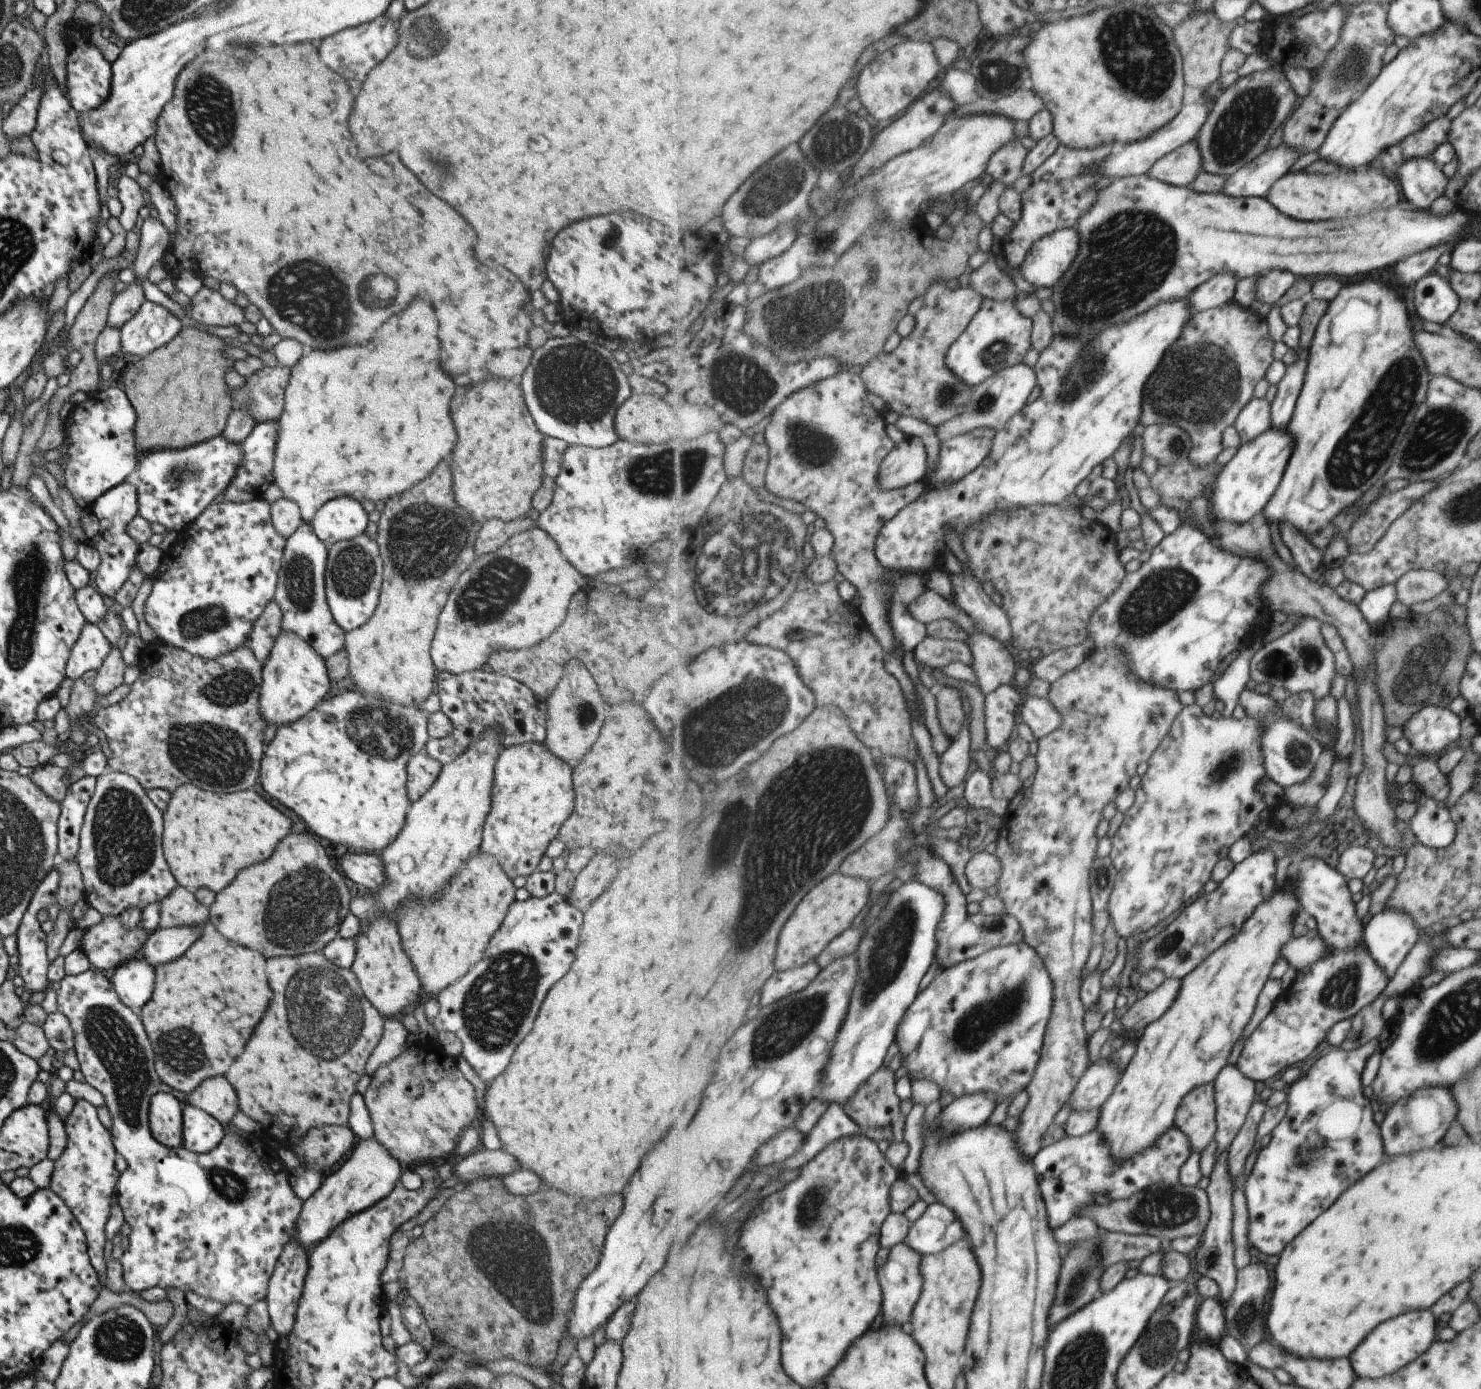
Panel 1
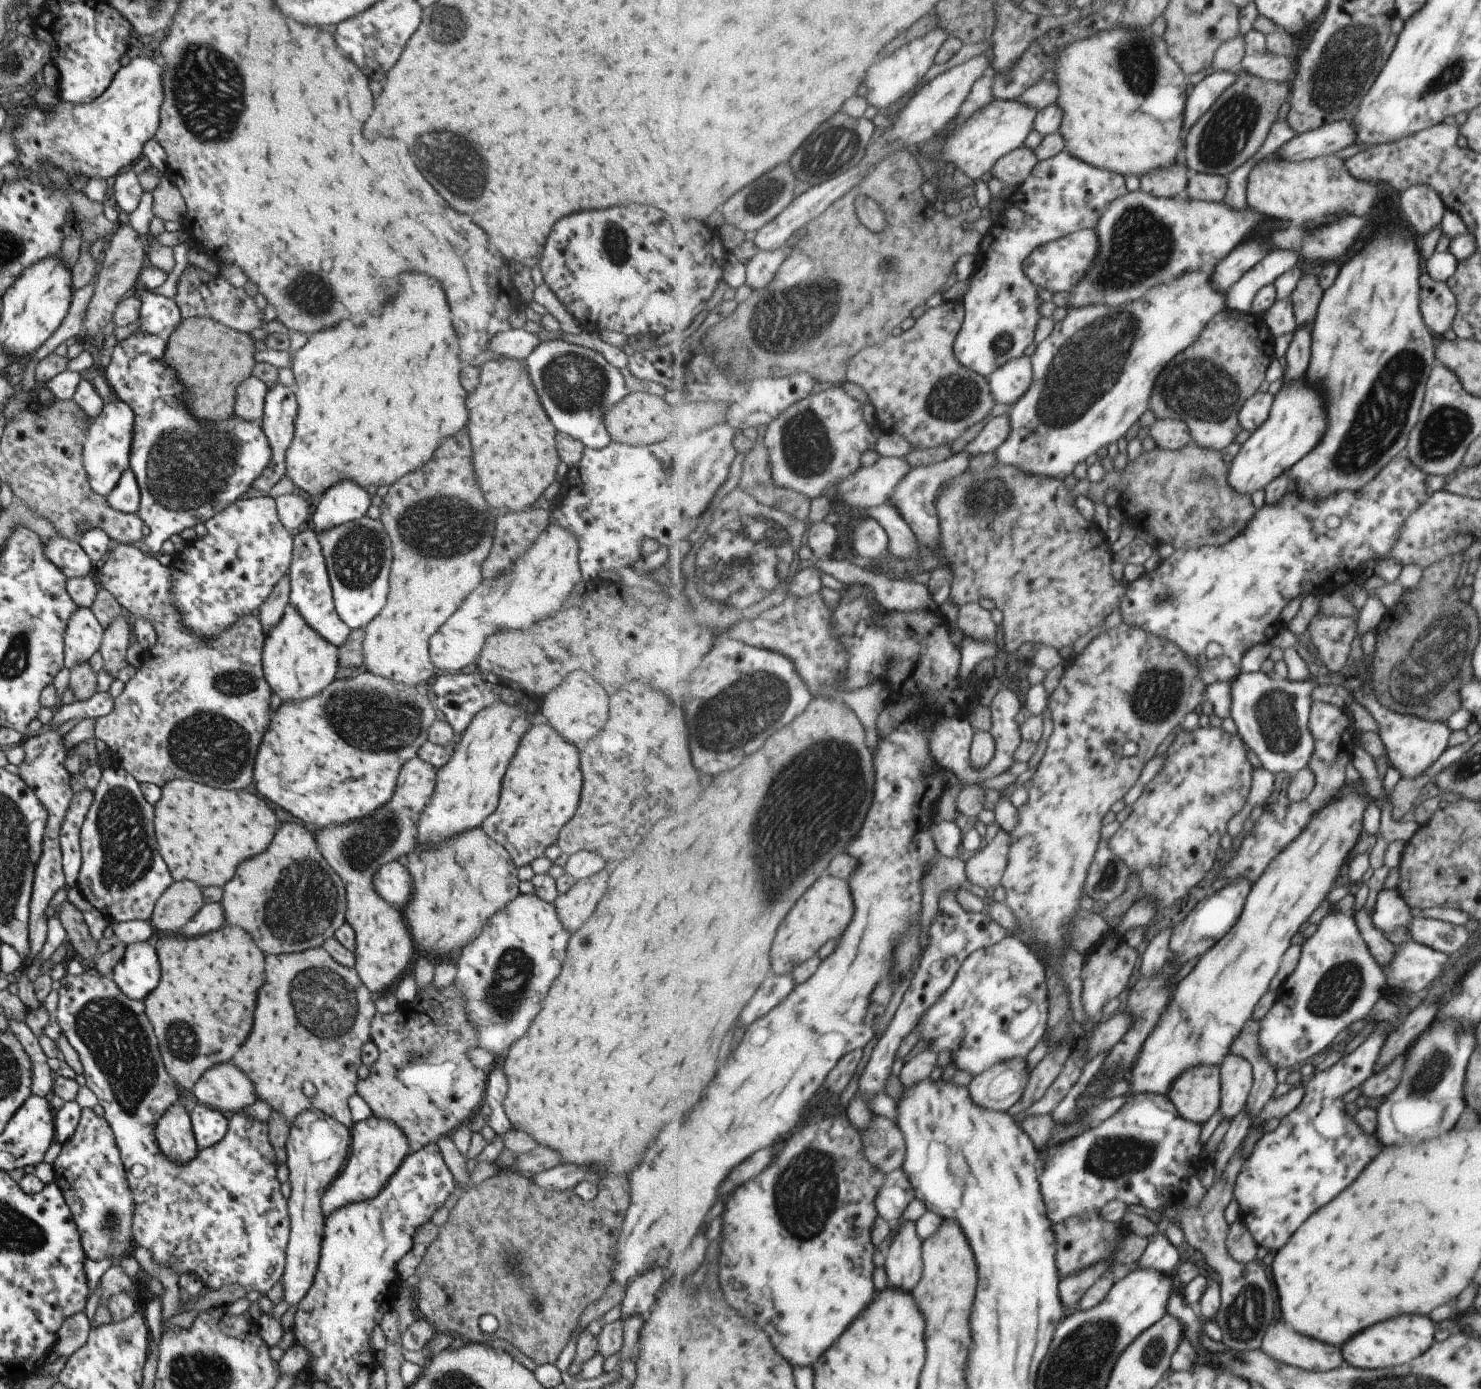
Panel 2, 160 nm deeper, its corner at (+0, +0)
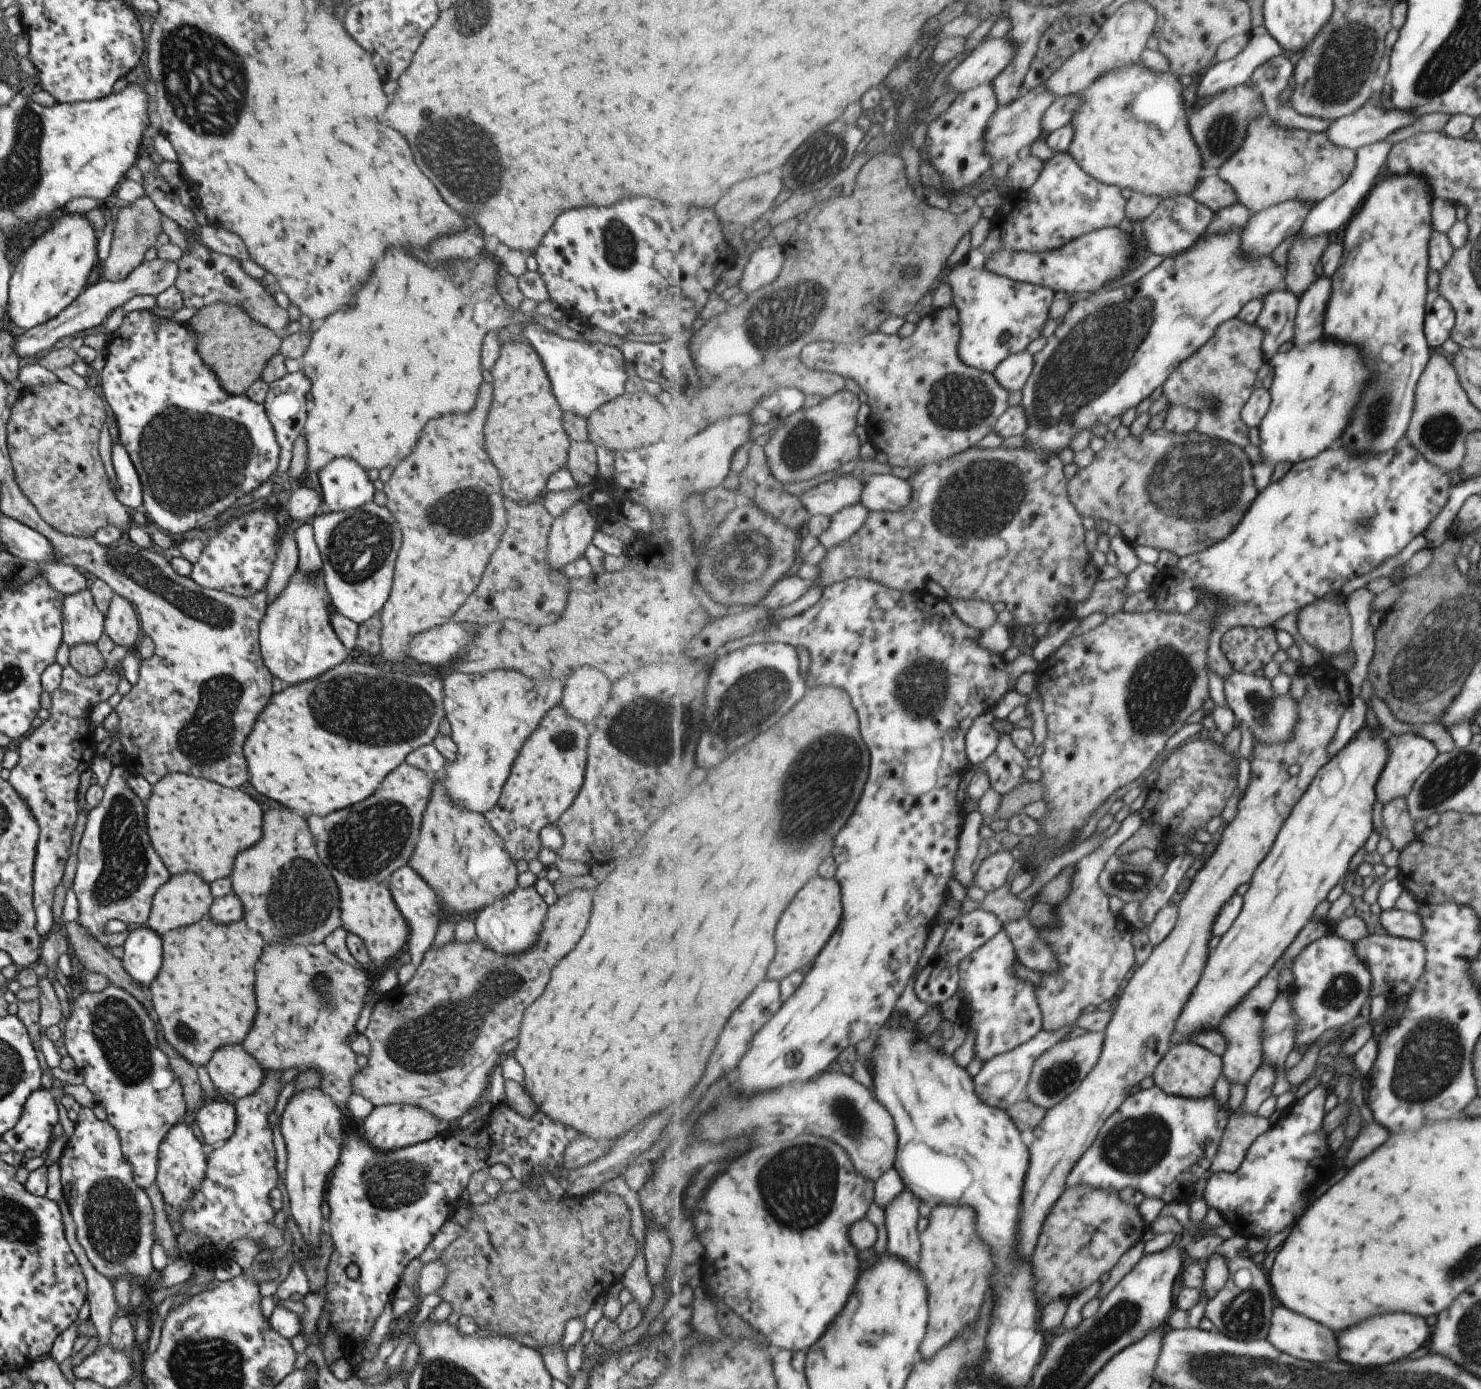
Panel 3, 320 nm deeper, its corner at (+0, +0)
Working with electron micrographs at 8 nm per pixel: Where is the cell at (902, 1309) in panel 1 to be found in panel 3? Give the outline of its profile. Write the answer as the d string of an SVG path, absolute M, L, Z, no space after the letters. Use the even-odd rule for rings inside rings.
M908 1189L901 1192L893 1202L885 1208L887 1246L893 1256L905 1258L913 1264L921 1262L922 1241L918 1223L919 1206L923 1200Z

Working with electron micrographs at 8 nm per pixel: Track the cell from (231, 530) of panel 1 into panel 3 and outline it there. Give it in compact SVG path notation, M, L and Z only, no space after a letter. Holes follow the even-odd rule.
M259 509L234 516L210 536L188 576L197 586L219 590L239 598L249 598L263 590L271 574L277 542L281 536L282 517L274 509Z

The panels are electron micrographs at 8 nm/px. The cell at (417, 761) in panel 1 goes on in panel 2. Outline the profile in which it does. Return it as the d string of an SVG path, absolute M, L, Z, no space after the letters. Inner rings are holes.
M413 757L400 766L393 794L383 806L363 818L315 832L323 860L342 882L346 900L344 922L354 932L354 969L373 997L394 988L395 980L413 960L411 954L415 944L402 913L374 891L372 880L377 866L397 860L413 850L417 821L431 798L435 777L436 770L430 764Z

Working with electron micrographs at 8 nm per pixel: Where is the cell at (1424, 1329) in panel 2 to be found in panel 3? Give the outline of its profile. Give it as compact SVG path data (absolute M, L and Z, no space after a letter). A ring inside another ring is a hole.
M1383 1314L1377 1318L1369 1318L1369 1322L1359 1322L1357 1326L1349 1326L1349 1330L1337 1332L1338 1360L1351 1366L1389 1366L1389 1362L1397 1362L1399 1358L1405 1358L1407 1354L1413 1354L1416 1350L1429 1344L1429 1338L1433 1338L1433 1326L1425 1322L1425 1318L1419 1318L1417 1314Z

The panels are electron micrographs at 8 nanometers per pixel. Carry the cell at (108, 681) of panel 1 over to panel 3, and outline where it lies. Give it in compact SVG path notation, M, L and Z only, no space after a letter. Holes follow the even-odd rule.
M114 595L103 618L102 630L117 646L128 648L137 638L140 628L136 612L125 598Z

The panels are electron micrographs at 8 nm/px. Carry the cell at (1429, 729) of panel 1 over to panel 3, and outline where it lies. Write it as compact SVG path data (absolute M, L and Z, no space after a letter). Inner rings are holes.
M1405 732L1399 735L1388 734L1385 744L1389 747L1389 759L1376 787L1377 802L1382 805L1393 801L1393 798L1406 798L1417 778L1432 765L1437 757L1437 752L1431 746L1431 742L1417 738L1415 732Z

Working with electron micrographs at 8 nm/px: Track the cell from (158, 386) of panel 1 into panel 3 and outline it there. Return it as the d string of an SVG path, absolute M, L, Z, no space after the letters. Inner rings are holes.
M213 302L196 311L186 325L197 336L195 350L199 360L211 368L221 390L231 396L241 396L253 382L260 379L263 366L279 350L281 338L249 318L239 306Z

